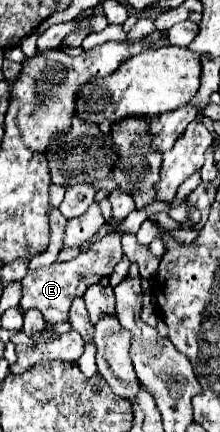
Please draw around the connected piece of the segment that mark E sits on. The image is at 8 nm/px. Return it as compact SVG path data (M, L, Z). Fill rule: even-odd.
M110 232L100 242L94 242L92 248L84 254L78 254L70 262L54 262L48 268L28 272L22 280L22 308L38 308L46 322L68 322L68 310L76 296L82 296L84 290L92 284L98 284L102 276L110 276L116 262L122 258L122 246L120 246L120 232Z

